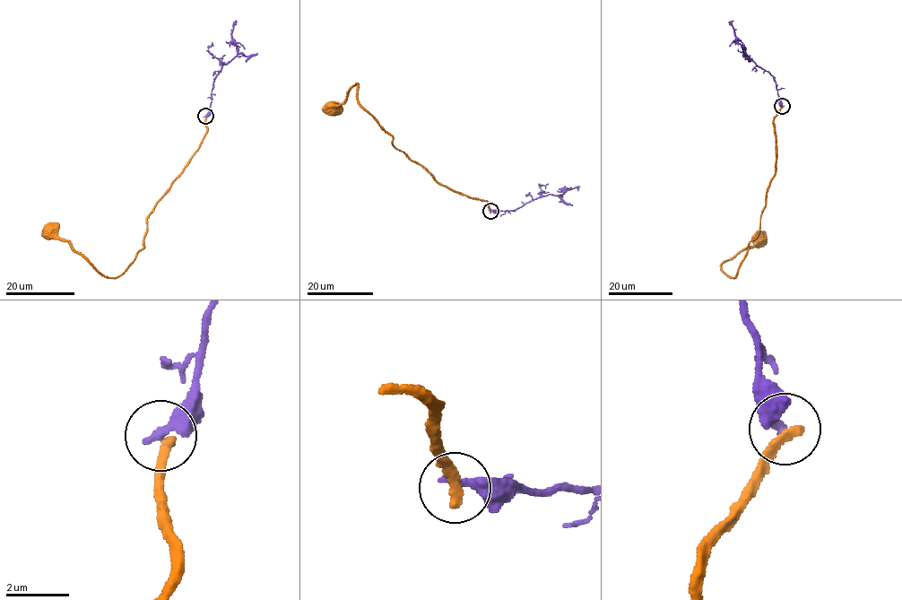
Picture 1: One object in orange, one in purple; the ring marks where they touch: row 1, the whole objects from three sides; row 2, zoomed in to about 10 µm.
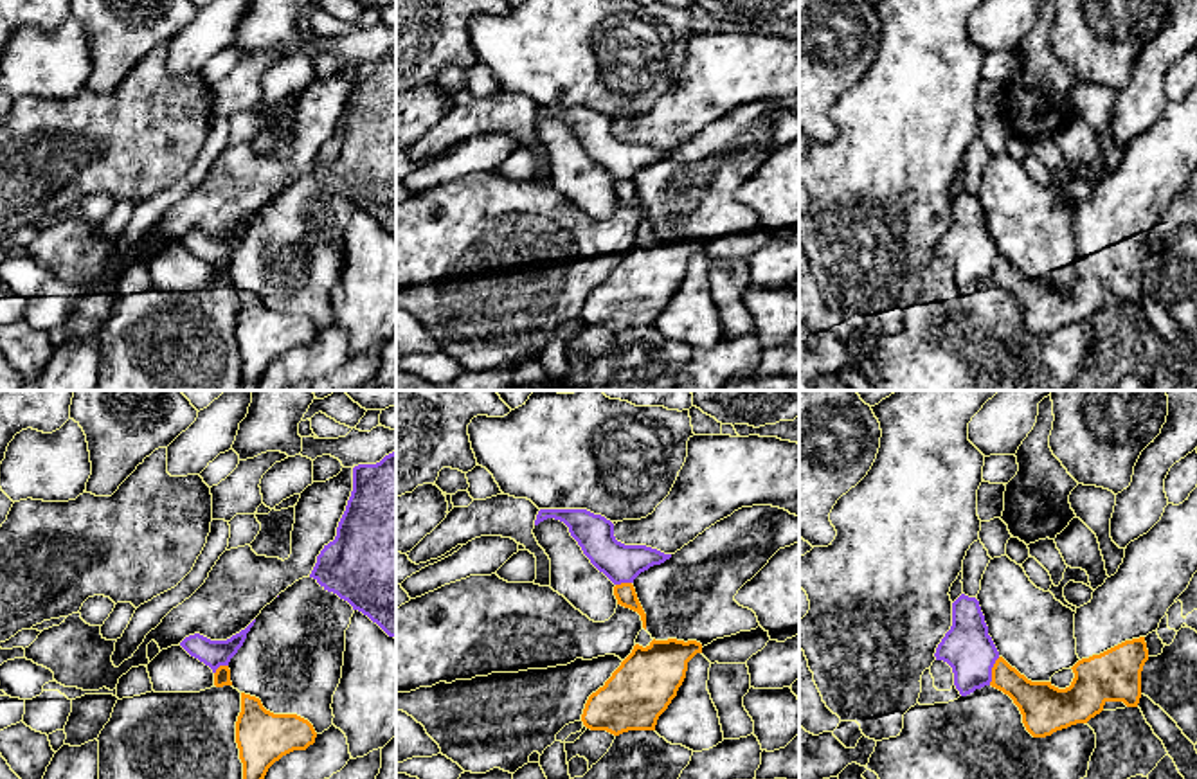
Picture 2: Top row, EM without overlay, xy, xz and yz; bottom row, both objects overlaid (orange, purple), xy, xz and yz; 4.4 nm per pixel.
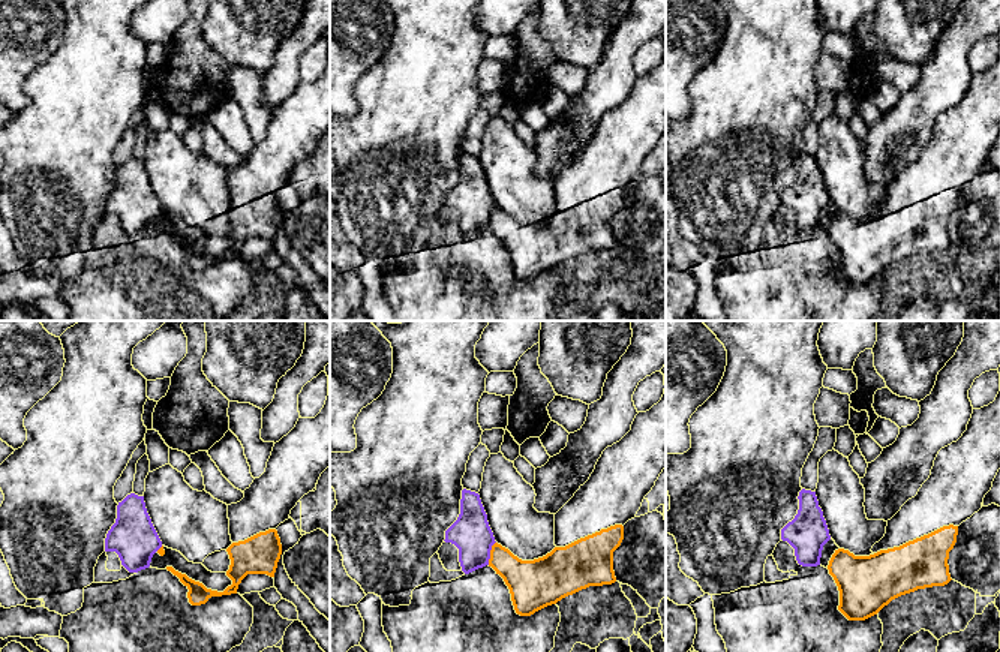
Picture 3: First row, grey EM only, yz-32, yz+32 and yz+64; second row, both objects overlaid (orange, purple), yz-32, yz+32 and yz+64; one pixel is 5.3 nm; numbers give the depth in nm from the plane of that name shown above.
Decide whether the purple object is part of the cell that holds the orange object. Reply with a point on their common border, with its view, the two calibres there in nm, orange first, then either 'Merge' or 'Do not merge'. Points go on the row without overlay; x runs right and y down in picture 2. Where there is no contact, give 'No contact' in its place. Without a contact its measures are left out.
Touches orange at yz (992, 268). Thickness 190 nm (orange) against 220 nm. Do not merge

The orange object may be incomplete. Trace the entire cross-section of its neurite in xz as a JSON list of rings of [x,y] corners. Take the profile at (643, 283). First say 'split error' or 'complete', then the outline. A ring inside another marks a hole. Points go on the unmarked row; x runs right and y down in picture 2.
split error; [[[643,225],[632,250],[605,282],[589,293],[581,311],[583,322],[614,333],[655,327],[659,313],[686,275],[688,259],[697,250],[702,250],[697,237],[655,237]]]

